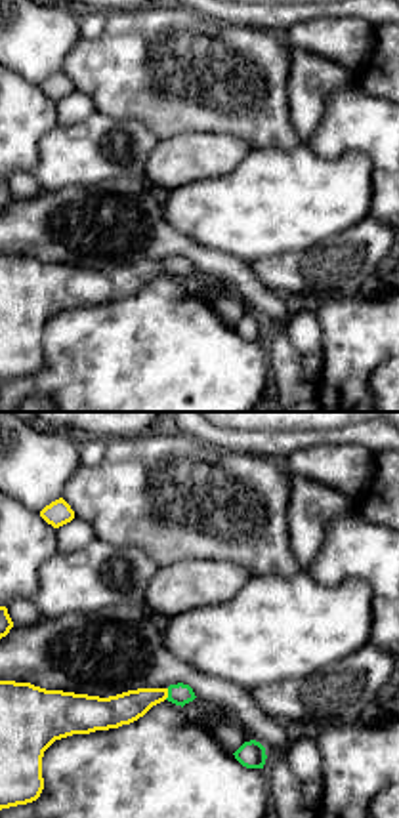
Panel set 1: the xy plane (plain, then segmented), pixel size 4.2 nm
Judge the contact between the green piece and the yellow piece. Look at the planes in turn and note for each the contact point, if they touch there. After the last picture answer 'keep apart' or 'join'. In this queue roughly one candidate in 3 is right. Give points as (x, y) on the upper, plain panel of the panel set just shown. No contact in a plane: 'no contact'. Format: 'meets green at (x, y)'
meets green at (168, 267)

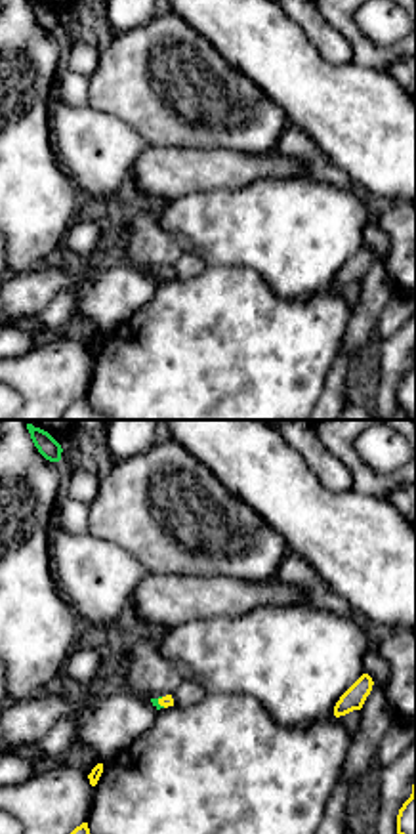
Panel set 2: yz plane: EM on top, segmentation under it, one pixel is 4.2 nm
meets green at (157, 275)

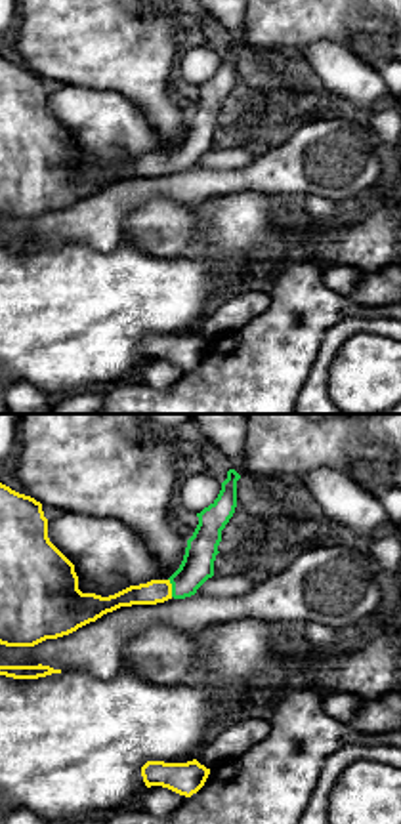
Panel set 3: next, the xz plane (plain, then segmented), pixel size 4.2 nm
meets green at (172, 161)

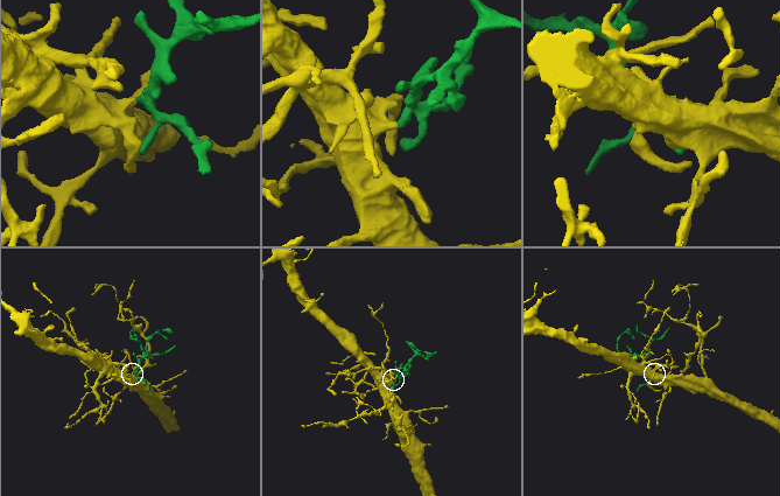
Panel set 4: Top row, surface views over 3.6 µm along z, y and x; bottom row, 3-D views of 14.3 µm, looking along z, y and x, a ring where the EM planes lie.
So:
join

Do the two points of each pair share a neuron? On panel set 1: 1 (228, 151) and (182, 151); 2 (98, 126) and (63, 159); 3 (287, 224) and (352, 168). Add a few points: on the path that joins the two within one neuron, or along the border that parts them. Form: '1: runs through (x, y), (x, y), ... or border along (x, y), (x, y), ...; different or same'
1: runs through (216, 151), (193, 151); same
2: runs through (90, 134), (71, 153); same
3: runs through (302, 208), (312, 199), (323, 197), (336, 184); same

